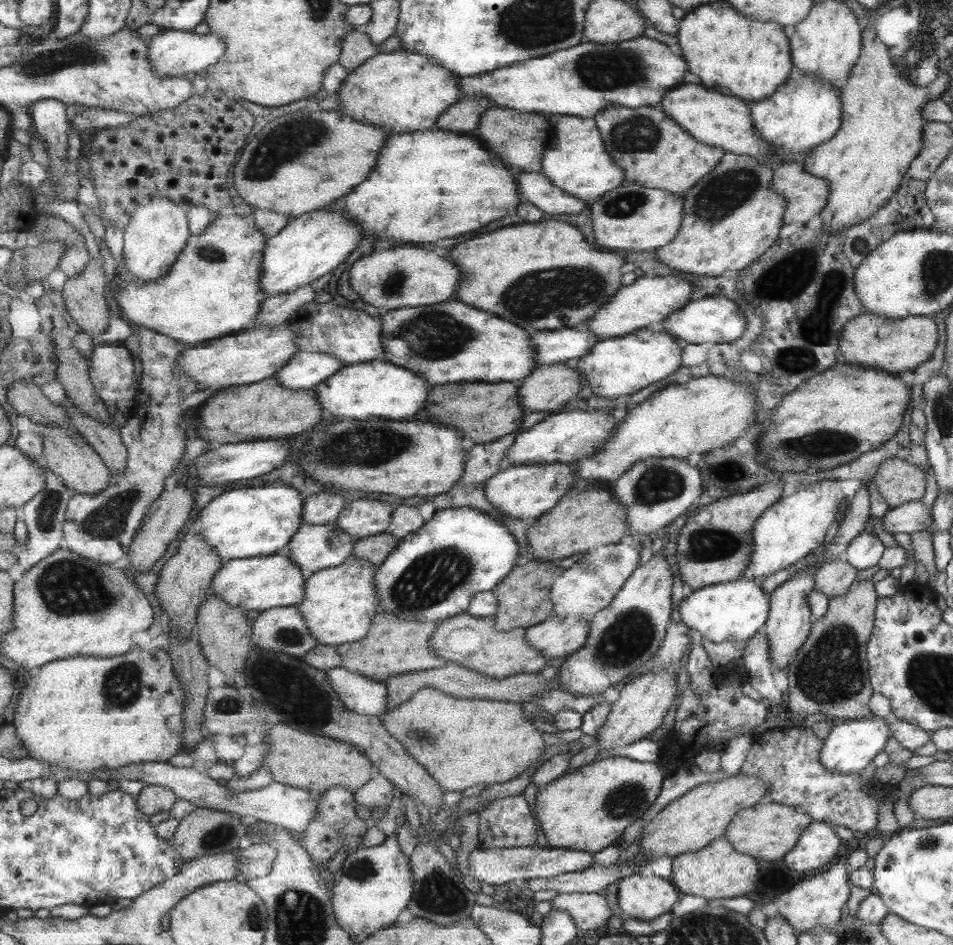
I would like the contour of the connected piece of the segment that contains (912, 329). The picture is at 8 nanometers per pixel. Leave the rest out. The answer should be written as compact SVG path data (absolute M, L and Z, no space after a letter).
M863 313L845 324L839 340L837 358L847 364L878 368L883 372L899 374L919 367L931 358L937 342L937 324L933 317L907 316L890 320L883 316Z

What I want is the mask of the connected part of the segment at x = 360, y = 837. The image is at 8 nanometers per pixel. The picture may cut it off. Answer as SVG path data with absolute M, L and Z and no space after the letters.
M341 785L329 787L324 793L318 796L316 815L312 818L310 825L301 834L296 835L298 842L308 850L315 864L324 864L327 868L327 862L333 860L333 856L339 850L343 850L343 848L354 848L355 851L362 848L360 846L363 844L363 840L365 840L365 834L367 834L369 826L367 825L367 821L359 818L357 810L355 810L357 803L356 792Z

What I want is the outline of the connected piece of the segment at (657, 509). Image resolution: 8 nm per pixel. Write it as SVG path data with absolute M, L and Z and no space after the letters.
M647 458L638 460L632 464L624 473L621 473L610 484L609 491L613 493L618 504L626 509L626 526L630 528L631 534L651 534L660 528L666 527L687 510L687 506L701 494L701 480L699 472L691 468L684 458Z

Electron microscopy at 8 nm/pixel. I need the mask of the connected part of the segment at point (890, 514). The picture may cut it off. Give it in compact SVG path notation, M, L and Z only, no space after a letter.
M909 501L896 507L891 507L880 518L883 530L895 534L904 532L911 534L927 530L933 524L930 508L925 507L921 501Z

